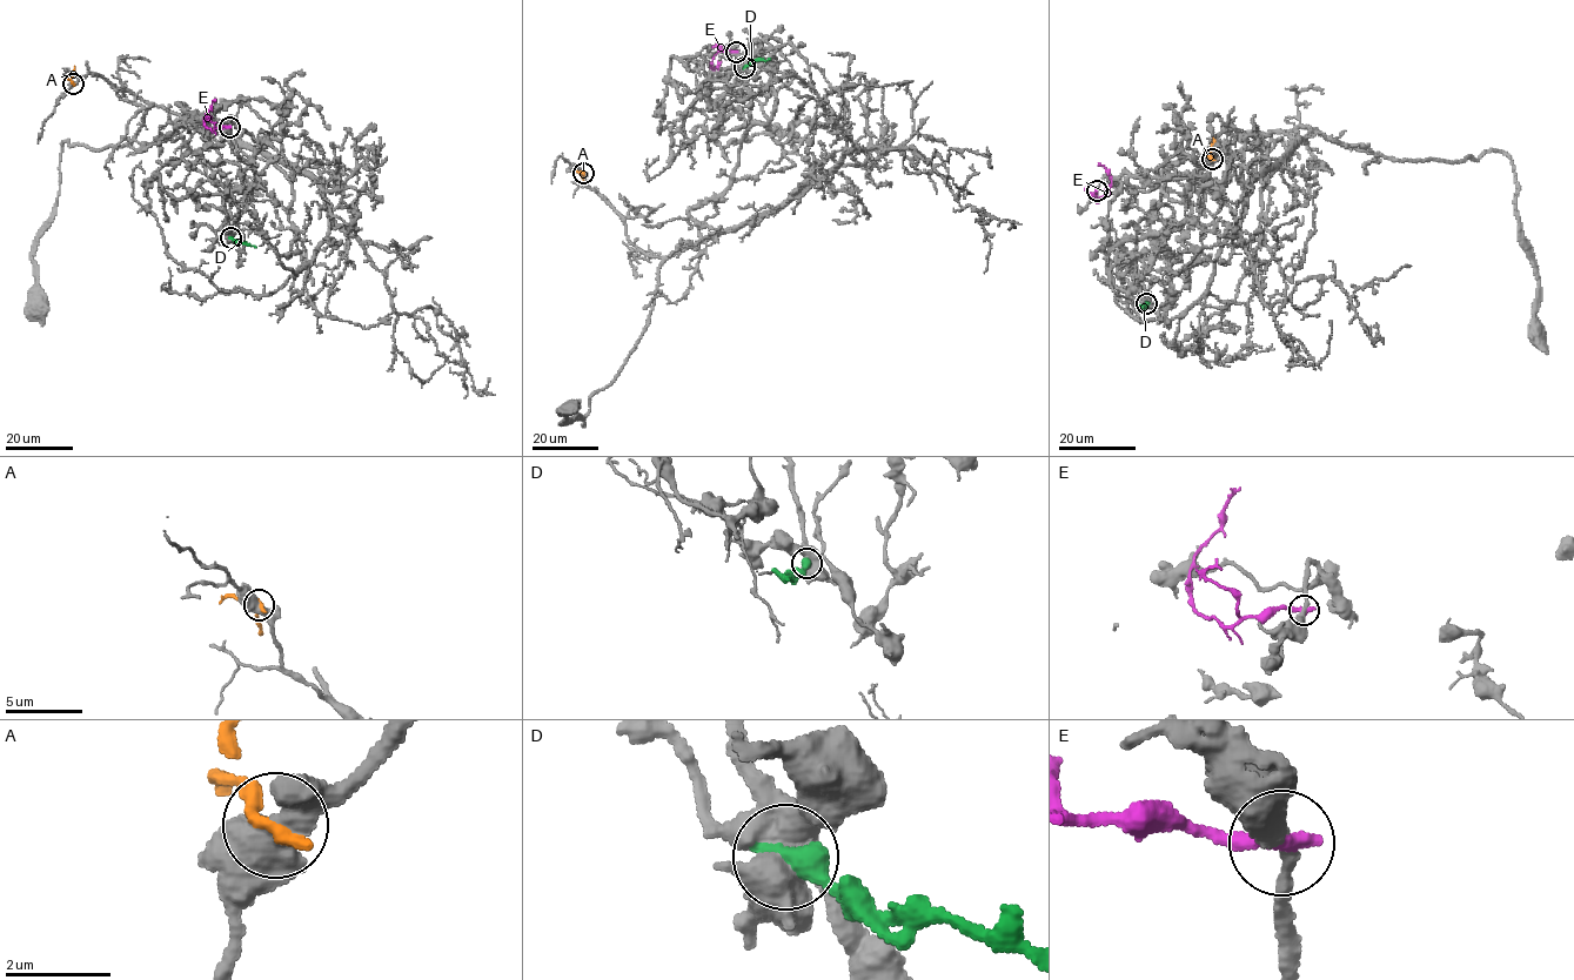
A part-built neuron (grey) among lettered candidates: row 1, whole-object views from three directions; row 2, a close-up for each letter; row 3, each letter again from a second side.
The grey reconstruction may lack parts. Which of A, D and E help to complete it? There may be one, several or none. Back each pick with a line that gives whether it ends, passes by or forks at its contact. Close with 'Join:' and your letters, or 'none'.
D: it ends there
Join: D

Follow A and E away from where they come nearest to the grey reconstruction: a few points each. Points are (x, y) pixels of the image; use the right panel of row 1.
A: (1211, 159), (1209, 153), (1213, 138)
E: (1097, 190), (1096, 200), (1107, 194), (1111, 180), (1099, 163)

